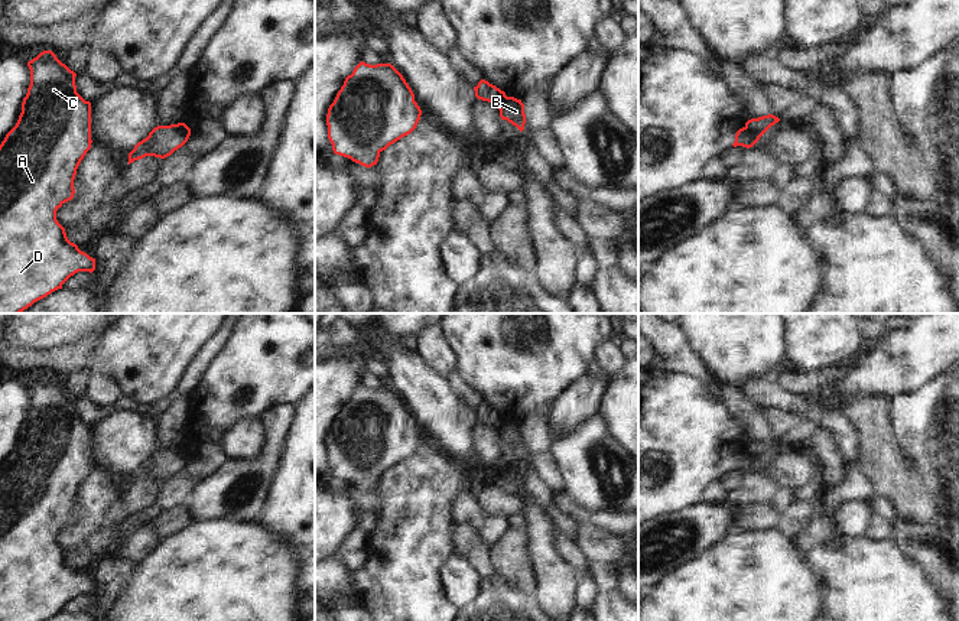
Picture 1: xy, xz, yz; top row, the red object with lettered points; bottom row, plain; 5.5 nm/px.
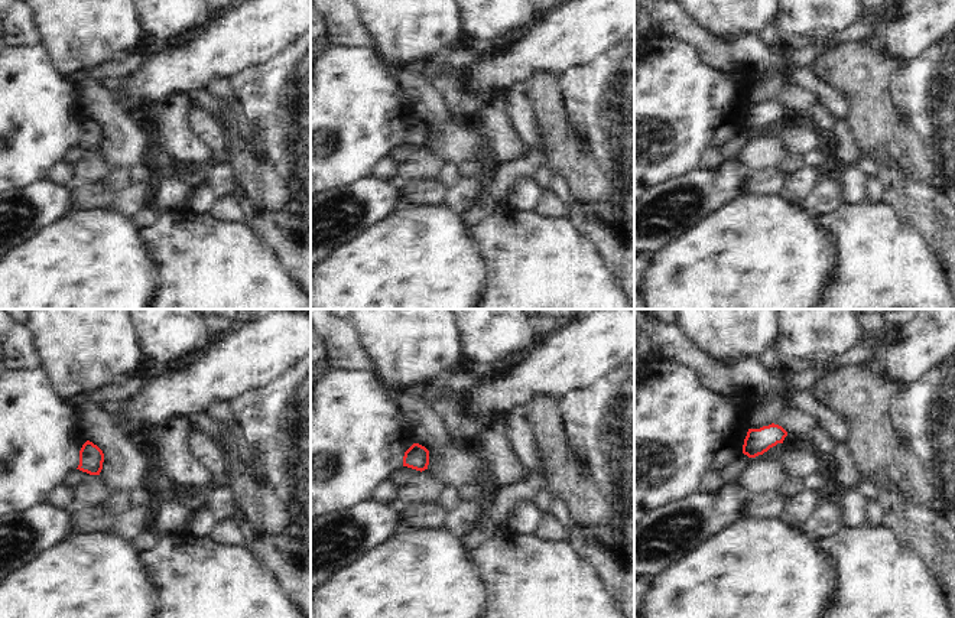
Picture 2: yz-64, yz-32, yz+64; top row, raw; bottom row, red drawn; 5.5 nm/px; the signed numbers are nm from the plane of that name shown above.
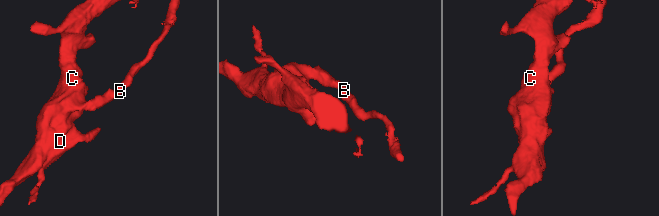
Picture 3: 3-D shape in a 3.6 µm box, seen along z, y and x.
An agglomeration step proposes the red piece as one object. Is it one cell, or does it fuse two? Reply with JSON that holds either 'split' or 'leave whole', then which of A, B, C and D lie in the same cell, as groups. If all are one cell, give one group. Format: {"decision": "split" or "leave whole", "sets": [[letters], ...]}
{"decision": "split", "sets": [["A", "C", "D"], ["B"]]}

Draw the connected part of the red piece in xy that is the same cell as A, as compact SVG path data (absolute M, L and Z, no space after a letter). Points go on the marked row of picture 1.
M52 51L40 52L27 66L30 85L22 113L0 144L0 313L22 313L35 302L62 289L75 273L95 270L95 259L71 243L56 220L56 211L74 198L77 169L91 149L91 103L77 92L77 74Z

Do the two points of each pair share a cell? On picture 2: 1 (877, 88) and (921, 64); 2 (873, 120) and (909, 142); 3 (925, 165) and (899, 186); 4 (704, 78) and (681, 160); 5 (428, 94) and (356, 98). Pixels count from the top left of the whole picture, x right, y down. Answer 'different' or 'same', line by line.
1: different
2: same
3: different
4: same
5: different

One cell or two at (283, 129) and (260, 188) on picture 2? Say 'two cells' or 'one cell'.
two cells

